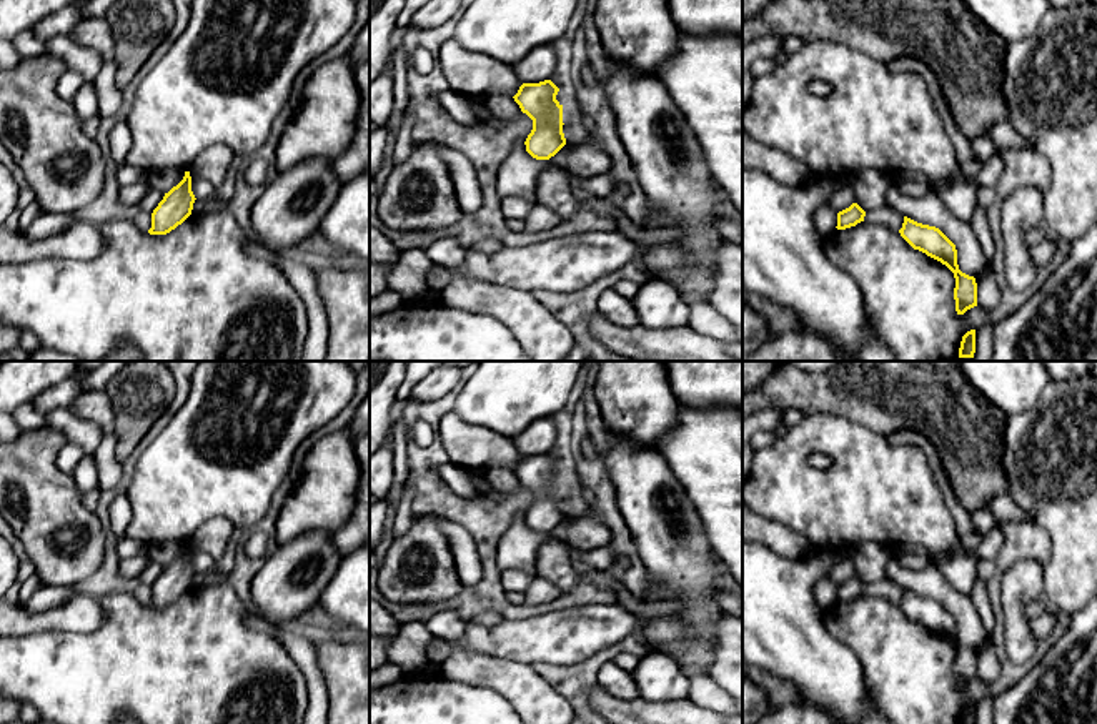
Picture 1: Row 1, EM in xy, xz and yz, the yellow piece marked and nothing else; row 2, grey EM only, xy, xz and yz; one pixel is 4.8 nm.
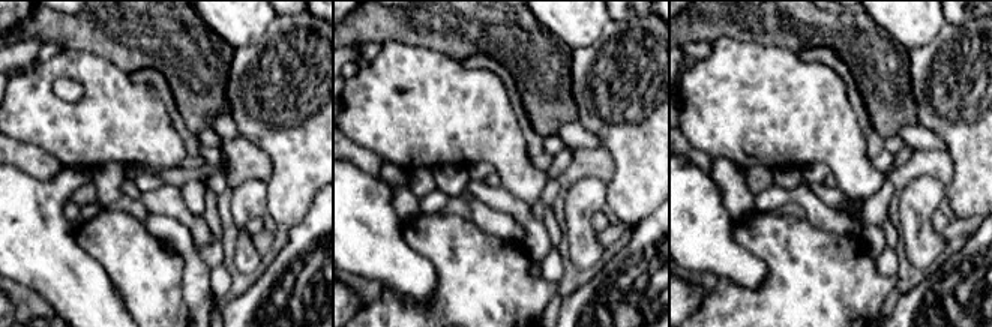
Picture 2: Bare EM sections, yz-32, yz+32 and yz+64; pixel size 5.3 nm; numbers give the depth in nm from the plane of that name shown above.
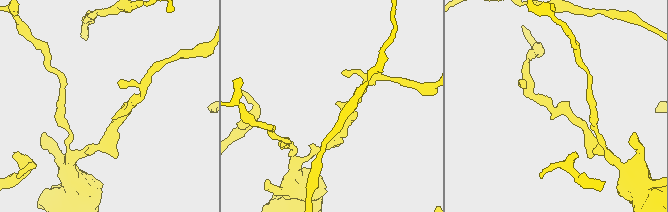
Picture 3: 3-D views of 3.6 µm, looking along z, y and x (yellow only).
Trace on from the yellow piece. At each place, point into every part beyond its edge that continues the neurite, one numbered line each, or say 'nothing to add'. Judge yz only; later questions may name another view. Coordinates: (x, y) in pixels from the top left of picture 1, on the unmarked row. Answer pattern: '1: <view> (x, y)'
nothing to add

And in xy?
nothing to add

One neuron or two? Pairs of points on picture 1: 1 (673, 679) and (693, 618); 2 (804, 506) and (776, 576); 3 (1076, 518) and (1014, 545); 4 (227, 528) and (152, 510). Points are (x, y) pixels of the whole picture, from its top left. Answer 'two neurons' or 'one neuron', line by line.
1: two neurons
2: two neurons
3: two neurons
4: two neurons

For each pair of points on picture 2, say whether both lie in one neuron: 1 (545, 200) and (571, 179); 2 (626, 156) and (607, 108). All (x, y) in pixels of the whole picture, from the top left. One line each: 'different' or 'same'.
1: different
2: same

